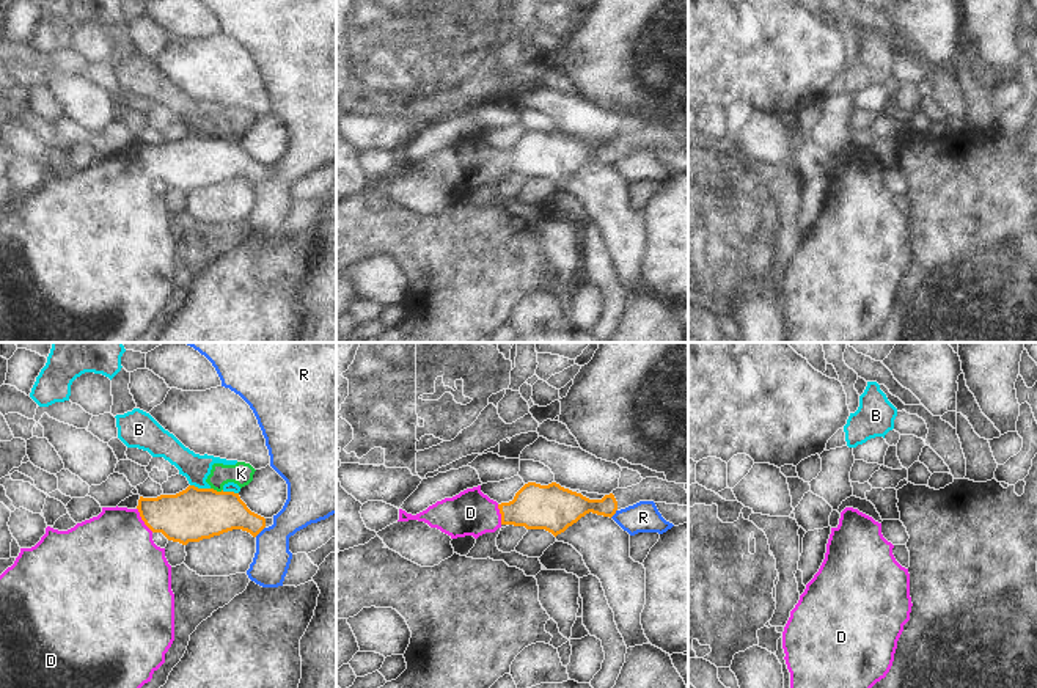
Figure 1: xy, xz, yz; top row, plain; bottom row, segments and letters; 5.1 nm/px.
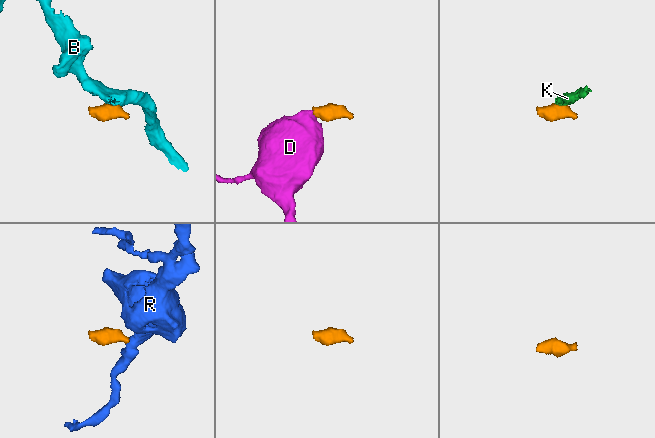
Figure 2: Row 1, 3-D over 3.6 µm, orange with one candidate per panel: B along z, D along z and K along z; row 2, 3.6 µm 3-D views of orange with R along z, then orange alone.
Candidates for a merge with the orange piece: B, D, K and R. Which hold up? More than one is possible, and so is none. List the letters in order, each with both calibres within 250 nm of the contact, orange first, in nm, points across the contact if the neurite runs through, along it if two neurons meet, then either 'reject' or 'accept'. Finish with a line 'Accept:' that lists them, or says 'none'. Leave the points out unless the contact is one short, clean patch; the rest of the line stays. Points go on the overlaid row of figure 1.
B: calibres 280 and 140 nm; border xy (190, 484), (209, 489); reject
D: calibres 280 and 440 nm; way xy (190, 516), (150, 516), (142, 519), (112, 556); accept
K: calibres 280 and 120 nm; border xy (211, 487), (222, 490); reject
R: calibres 220 and 190 nm; border xy (264, 526), (255, 536); reject
Accept: D

